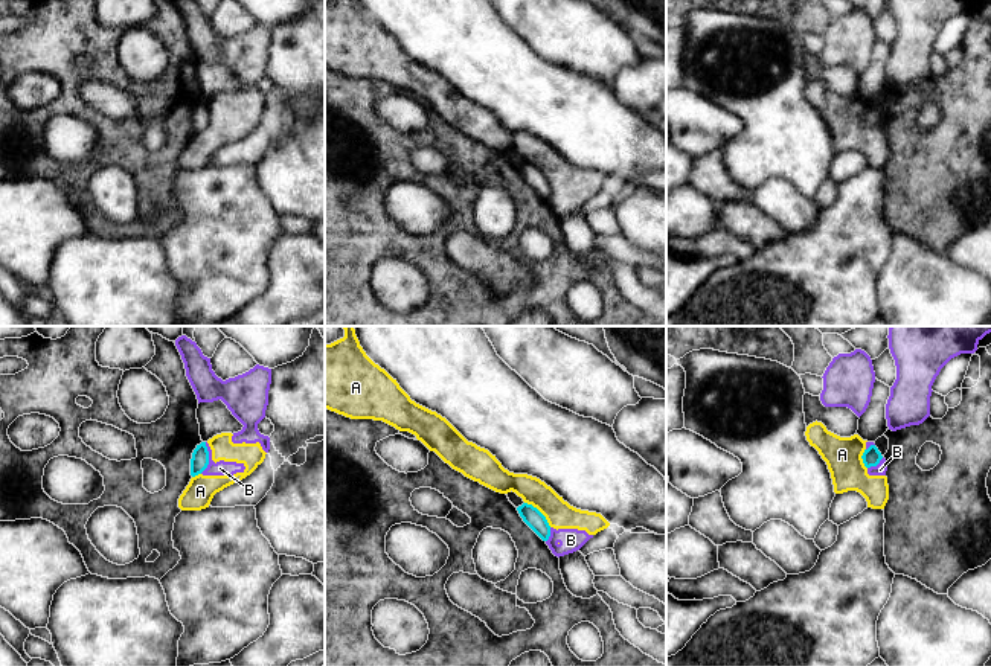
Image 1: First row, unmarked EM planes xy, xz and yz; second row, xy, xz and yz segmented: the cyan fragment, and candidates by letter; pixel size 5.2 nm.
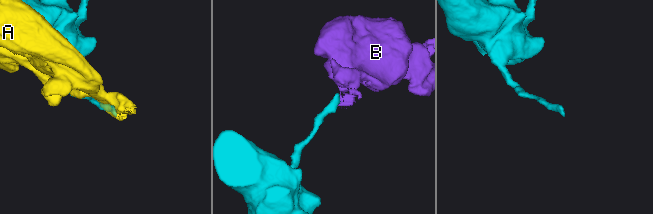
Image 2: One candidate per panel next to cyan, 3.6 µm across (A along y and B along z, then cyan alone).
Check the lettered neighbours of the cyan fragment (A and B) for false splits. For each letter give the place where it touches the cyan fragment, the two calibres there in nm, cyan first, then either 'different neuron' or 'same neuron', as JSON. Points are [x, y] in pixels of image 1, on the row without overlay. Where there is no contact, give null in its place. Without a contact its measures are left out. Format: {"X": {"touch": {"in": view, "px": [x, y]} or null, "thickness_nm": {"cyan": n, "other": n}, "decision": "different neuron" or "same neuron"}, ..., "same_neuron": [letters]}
{"A": {"touch": {"in": "xz", "px": [540, 171]}, "thickness_nm": {"cyan": 100, "other": 150}, "decision": "different neuron"}, "B": {"touch": {"in": "xy", "px": [208, 116]}, "thickness_nm": {"cyan": 100, "other": 80}, "decision": "different neuron"}, "same_neuron": []}

